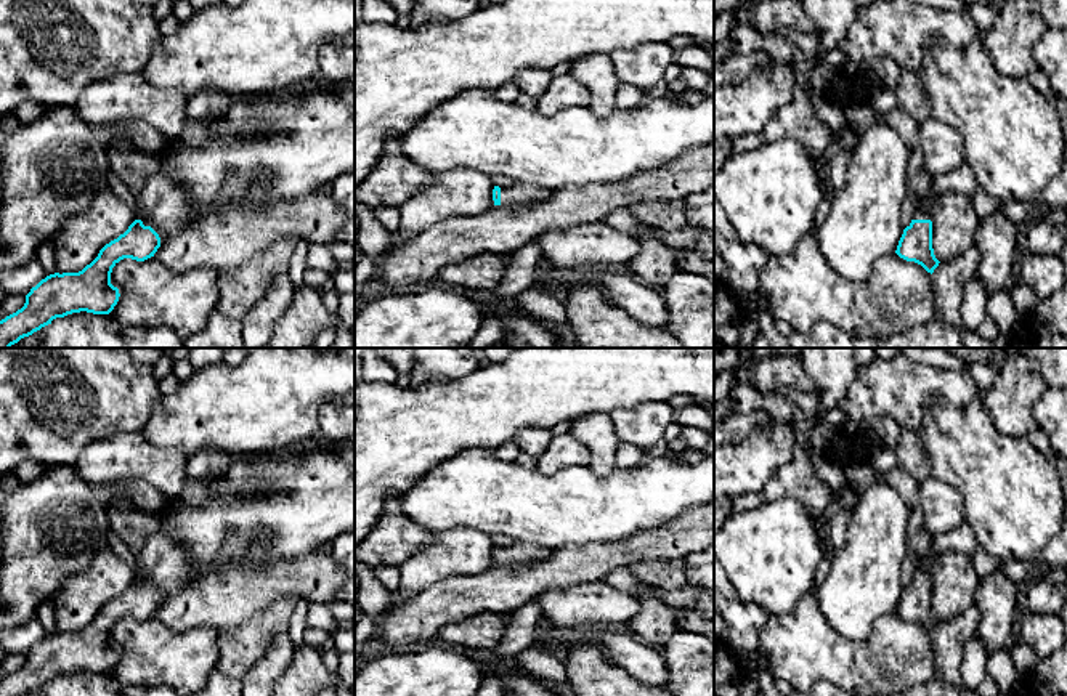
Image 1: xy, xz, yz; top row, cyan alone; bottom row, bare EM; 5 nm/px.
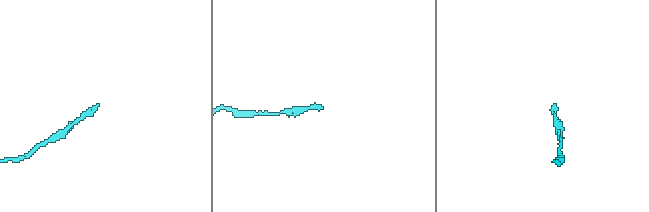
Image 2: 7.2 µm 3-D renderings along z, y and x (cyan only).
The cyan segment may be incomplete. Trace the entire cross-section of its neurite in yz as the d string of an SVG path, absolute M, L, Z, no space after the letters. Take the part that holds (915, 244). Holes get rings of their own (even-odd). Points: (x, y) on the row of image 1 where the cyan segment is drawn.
M913 196L916 208L911 223L903 229L895 253L907 260L921 265L927 273L934 273L939 260L932 249L932 221L931 215L921 208L919 199Z

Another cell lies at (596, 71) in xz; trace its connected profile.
M598 53L578 58L571 63L570 74L590 91L590 109L595 115L608 115L616 107L619 80L610 55Z

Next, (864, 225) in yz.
M873 123L852 149L846 181L833 196L828 216L815 229L828 265L849 282L866 282L878 261L897 250L903 234L902 205L908 196L908 152L907 143L892 127Z

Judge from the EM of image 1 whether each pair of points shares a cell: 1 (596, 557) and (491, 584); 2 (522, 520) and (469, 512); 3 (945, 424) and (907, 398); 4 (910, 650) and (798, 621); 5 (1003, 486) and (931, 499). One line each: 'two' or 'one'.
1: one
2: one
3: two
4: one
5: two

